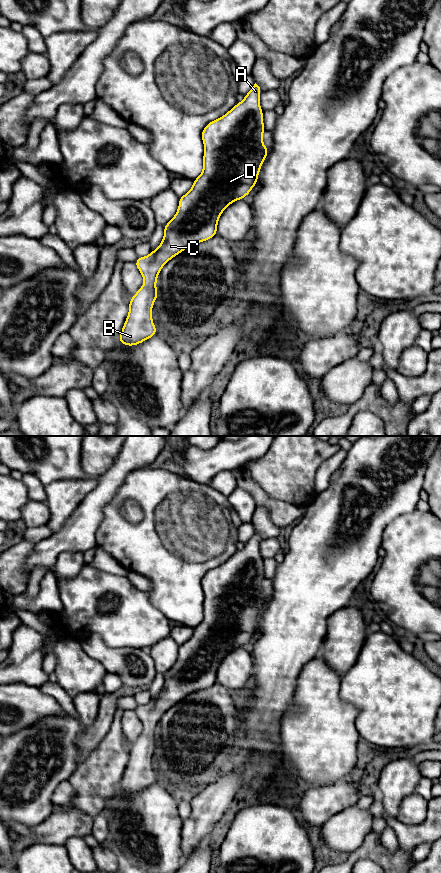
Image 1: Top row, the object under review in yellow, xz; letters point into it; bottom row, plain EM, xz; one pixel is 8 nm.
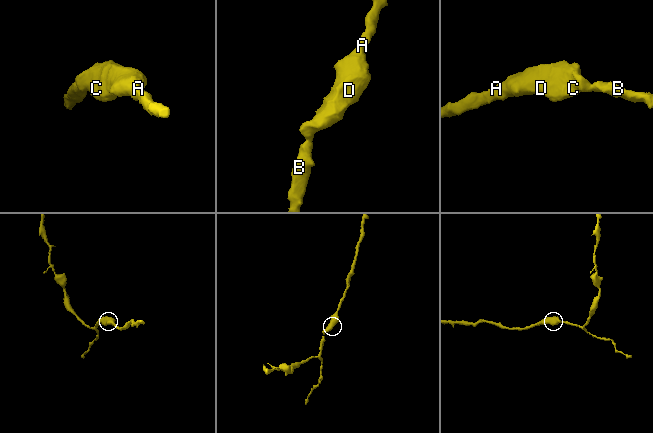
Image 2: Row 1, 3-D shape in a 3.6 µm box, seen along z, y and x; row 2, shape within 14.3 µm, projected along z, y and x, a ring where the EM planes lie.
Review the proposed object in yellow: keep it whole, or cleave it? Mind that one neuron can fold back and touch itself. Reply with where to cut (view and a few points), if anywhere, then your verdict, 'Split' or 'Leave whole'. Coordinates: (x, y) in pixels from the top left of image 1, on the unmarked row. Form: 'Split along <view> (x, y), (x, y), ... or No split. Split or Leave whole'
No split. Leave whole

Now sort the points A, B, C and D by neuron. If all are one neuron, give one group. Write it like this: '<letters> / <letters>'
A B C D

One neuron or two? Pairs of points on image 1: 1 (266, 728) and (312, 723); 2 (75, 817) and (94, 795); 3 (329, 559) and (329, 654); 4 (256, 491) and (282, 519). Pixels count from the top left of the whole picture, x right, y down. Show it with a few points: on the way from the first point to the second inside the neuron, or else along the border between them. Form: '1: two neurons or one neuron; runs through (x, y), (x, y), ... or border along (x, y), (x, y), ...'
1: two neurons; border along (292, 706), (282, 719), (278, 735)
2: two neurons; border along (58, 811), (78, 808), (93, 817)
3: two neurons; border along (349, 604), (328, 618), (323, 640)
4: one neuron; runs through (263, 498), (277, 512)

